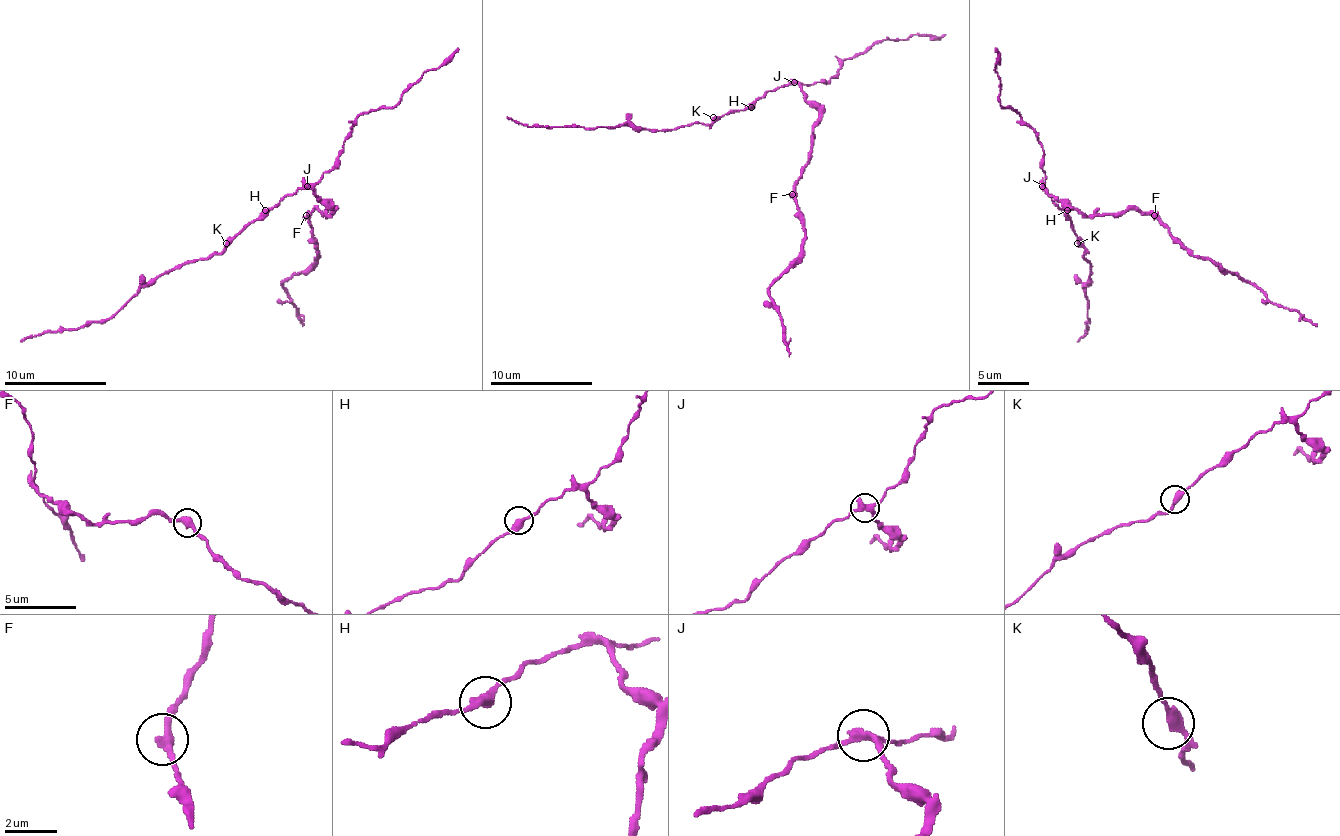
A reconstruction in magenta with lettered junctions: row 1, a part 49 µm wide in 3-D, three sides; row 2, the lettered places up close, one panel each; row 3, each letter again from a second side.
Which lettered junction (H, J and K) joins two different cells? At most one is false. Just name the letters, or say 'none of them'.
J

